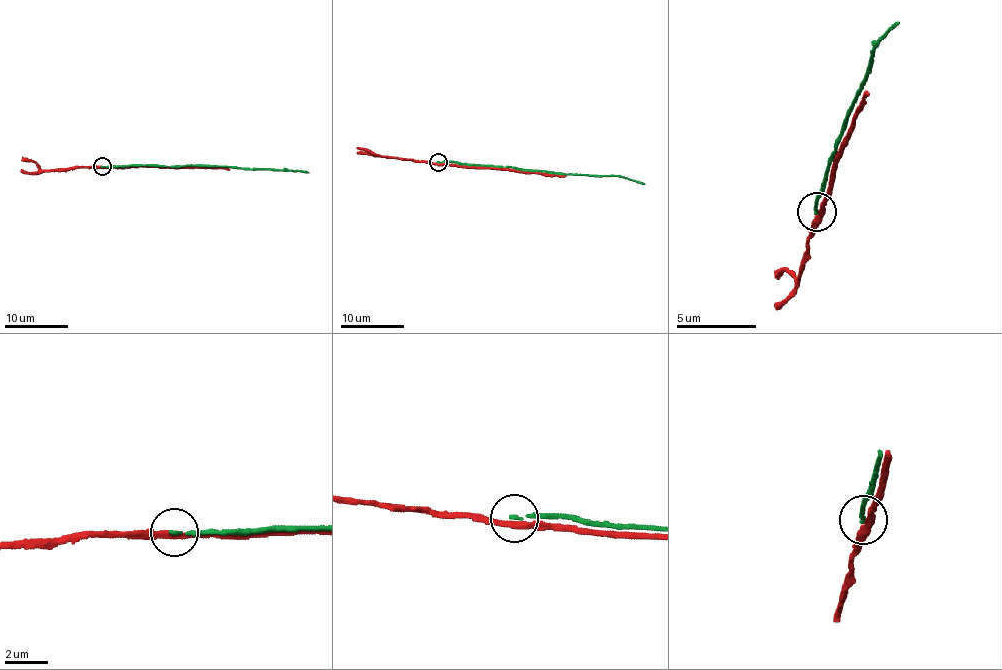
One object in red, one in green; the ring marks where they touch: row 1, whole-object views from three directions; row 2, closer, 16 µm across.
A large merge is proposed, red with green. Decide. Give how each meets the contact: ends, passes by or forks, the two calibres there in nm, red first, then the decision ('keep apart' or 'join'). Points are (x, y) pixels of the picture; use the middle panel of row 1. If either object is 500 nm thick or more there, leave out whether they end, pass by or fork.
red passes by; green ends there; 260 nm thick on the red side, 150 nm on the other; keep apart

